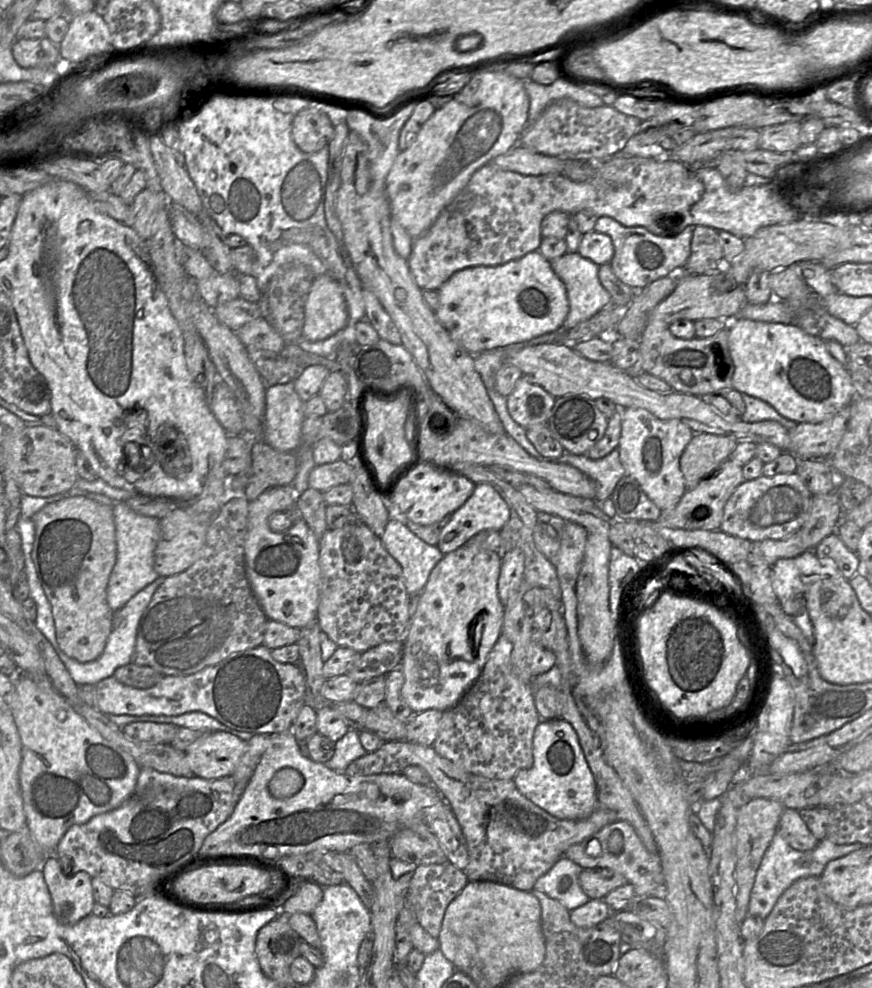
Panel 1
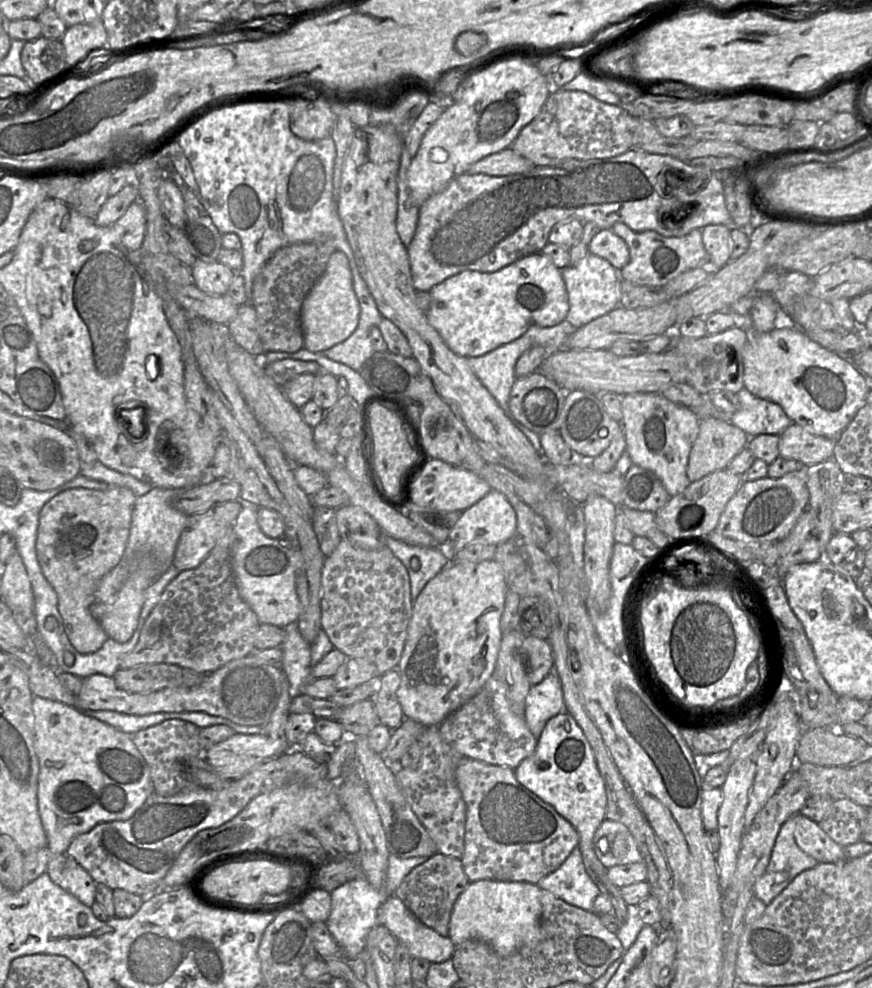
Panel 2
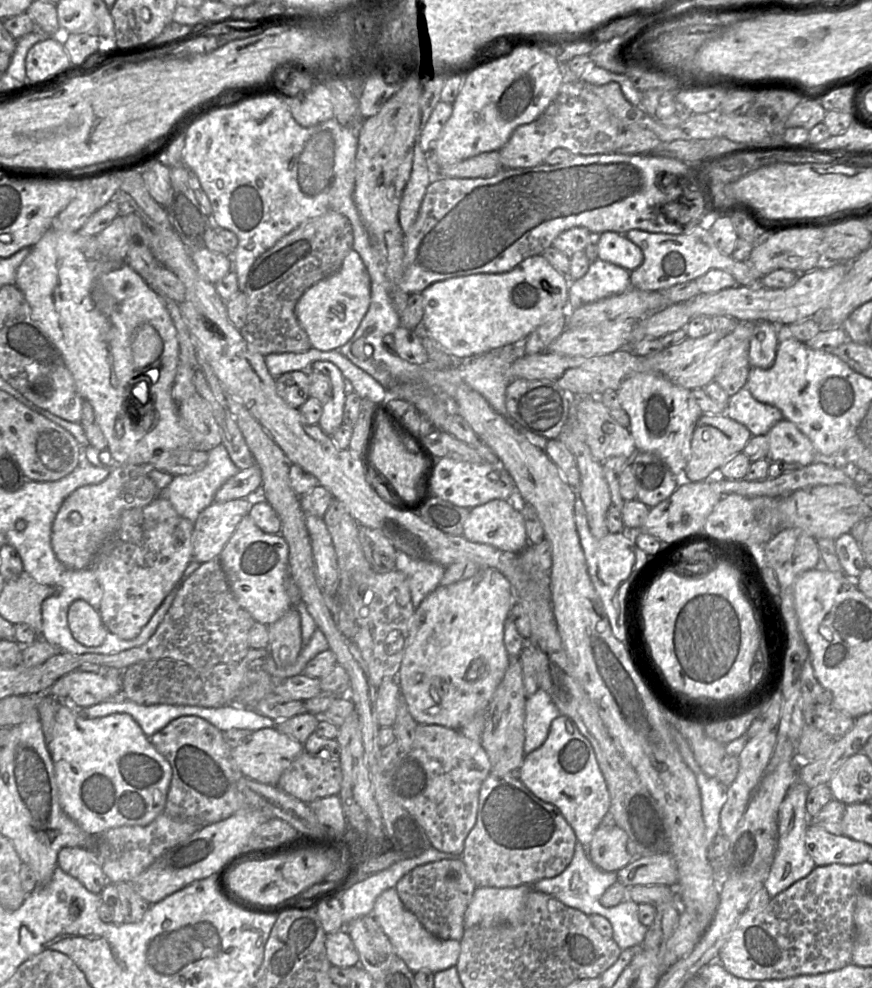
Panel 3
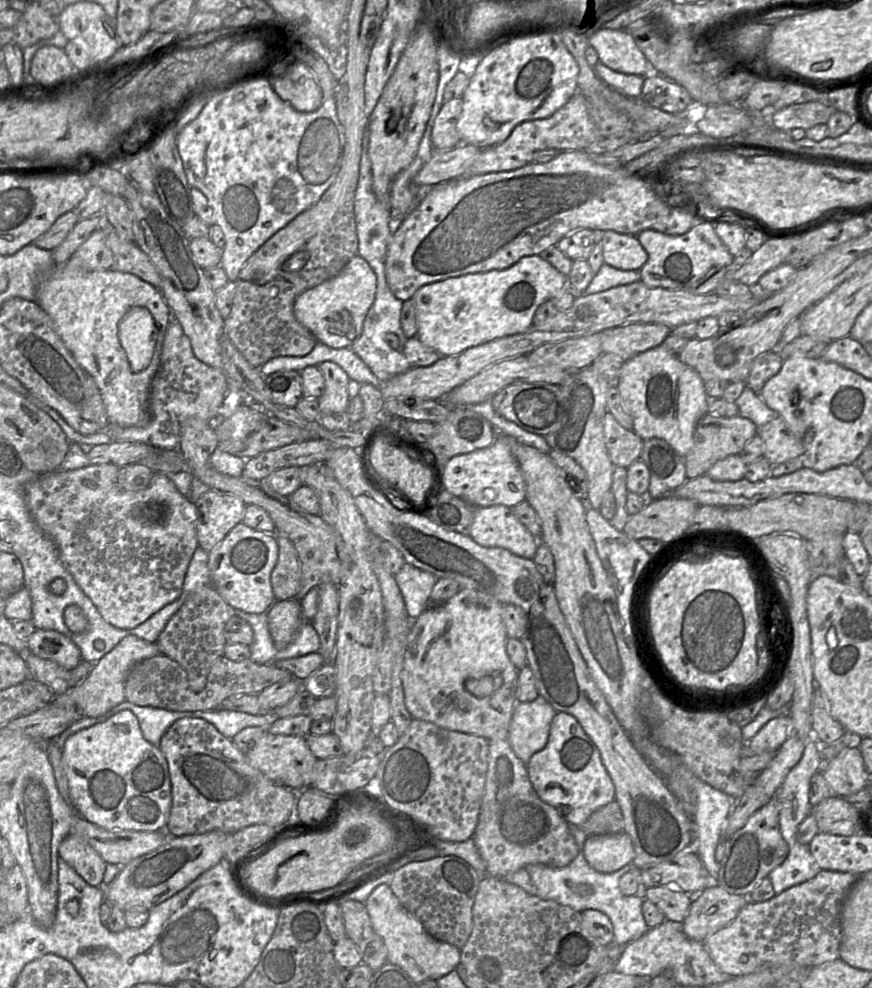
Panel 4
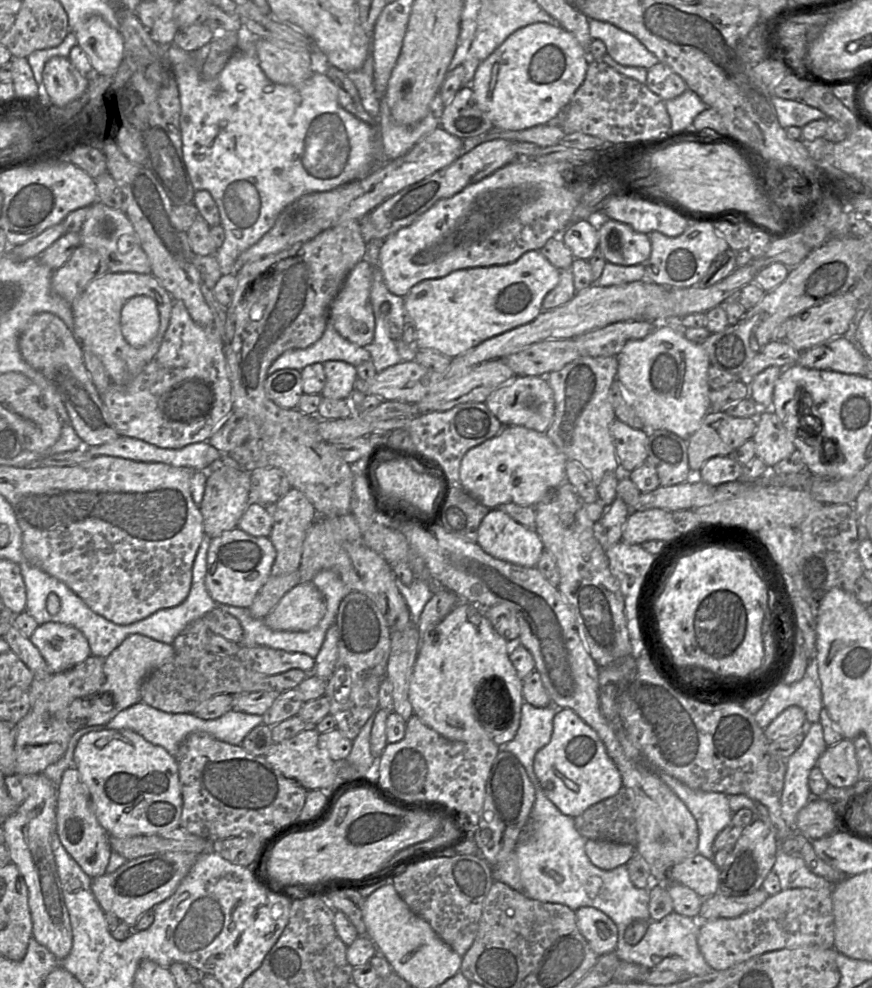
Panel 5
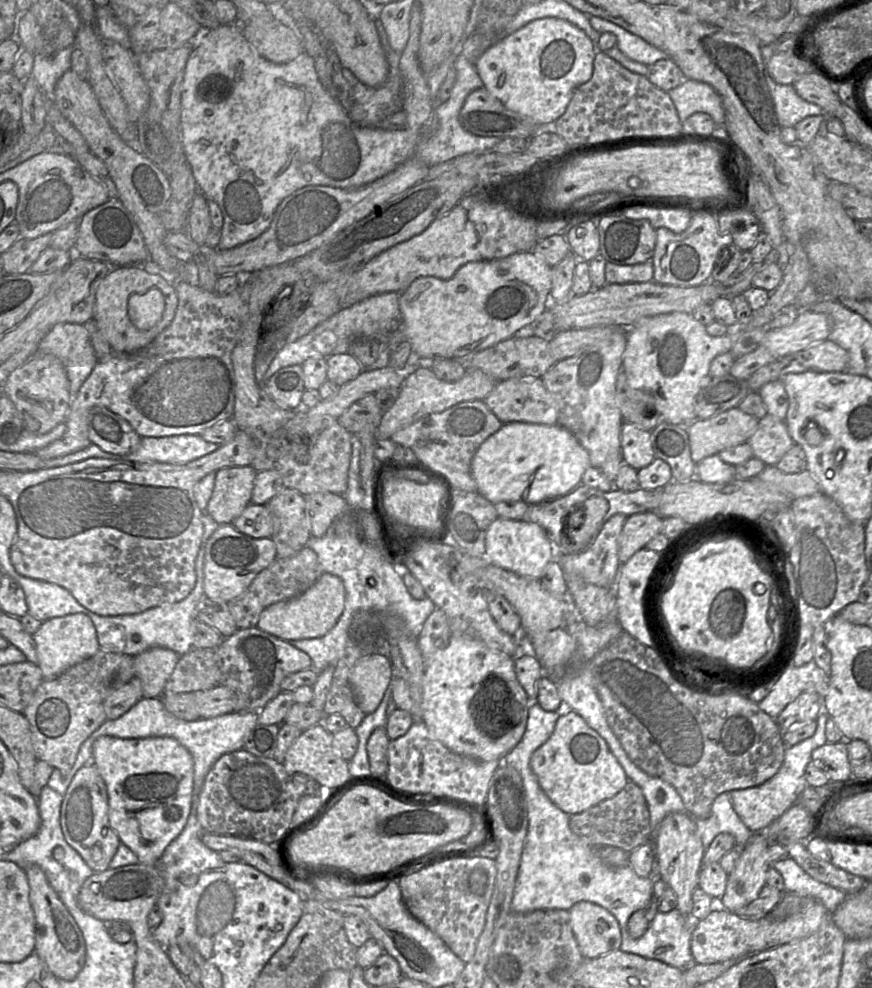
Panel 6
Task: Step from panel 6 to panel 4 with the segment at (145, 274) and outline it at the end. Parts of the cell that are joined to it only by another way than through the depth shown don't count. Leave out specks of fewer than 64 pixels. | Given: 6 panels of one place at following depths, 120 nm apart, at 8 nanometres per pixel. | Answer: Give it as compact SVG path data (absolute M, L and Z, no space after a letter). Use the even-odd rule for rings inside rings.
M69 260L56 265L39 285L36 302L51 317L66 348L94 380L103 399L109 423L121 427L141 426L149 422L150 386L172 313L161 291L134 274L114 269L86 270ZM133 307L147 308L158 329L150 364L134 372L119 340L119 322Z

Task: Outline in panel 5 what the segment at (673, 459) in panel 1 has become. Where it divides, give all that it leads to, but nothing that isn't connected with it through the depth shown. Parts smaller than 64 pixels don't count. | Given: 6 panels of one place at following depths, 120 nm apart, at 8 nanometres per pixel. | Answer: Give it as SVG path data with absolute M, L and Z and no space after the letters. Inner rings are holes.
M656 325L654 331L646 338L628 341L616 357L617 381L620 382L621 394L642 420L644 424L642 431L647 433L647 431L666 430L688 440L710 411L708 369L711 364L702 345L687 340L682 326L672 328Z

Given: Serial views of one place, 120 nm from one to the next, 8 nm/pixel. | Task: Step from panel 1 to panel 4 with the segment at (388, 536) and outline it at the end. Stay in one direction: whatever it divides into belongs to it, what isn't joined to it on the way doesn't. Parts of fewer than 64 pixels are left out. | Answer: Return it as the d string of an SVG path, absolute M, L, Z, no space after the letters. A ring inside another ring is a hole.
M407 562L394 578L402 593L408 615L411 620L415 620L429 607L430 595L438 578Z

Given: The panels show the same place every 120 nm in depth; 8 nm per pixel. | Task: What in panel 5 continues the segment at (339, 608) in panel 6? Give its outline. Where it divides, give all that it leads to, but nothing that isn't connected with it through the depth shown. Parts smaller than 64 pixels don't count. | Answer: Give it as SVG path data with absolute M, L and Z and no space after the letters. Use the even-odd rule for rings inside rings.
M311 581L288 591L263 620L273 630L308 631L321 621L325 612L323 595Z

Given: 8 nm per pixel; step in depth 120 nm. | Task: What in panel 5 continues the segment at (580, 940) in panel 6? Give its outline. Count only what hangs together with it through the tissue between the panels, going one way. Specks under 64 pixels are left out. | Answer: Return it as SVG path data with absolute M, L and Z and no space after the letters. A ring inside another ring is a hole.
M593 907L575 911L579 931L599 956L613 952L618 944L616 924L603 912Z

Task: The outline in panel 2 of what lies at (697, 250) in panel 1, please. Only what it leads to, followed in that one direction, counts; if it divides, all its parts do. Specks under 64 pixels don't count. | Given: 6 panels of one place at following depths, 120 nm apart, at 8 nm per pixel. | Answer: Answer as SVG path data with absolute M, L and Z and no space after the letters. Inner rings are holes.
M711 224L701 229L703 245L714 268L721 269L730 261L730 227L733 226Z

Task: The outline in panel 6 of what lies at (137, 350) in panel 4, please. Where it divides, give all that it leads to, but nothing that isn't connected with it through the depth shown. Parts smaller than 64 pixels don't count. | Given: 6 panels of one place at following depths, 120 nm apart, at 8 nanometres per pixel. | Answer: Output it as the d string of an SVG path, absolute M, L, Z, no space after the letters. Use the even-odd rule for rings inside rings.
M156 288L134 293L128 299L129 319L139 330L144 331L154 327L161 319L163 311L164 297Z

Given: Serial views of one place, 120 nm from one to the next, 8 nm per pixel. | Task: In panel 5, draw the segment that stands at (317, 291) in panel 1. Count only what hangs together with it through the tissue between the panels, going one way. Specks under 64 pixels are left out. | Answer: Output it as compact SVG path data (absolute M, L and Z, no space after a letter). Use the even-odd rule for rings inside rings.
M365 259L358 262L348 273L340 291L329 308L329 322L348 341L367 346L374 338L375 319L370 303L373 268Z

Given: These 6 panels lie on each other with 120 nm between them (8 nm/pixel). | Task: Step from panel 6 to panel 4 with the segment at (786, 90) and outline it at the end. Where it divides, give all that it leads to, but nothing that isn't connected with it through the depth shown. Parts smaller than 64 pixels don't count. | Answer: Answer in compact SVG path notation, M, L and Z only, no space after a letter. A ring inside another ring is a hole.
M818 101L792 104L772 113L770 124L782 131L795 128L807 130L818 124L826 124L834 112L833 107Z

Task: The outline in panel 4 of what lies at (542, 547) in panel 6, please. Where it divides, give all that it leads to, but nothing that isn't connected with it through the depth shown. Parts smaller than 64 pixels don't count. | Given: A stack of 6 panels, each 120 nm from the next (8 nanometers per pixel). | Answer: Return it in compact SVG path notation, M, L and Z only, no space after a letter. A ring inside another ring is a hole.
M505 505L477 508L470 537L483 547L500 547L532 559L539 545L527 528Z

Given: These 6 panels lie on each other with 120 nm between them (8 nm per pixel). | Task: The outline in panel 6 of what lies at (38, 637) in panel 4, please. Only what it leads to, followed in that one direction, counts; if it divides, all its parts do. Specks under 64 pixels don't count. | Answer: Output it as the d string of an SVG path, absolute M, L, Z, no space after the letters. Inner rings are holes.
M83 613L55 617L42 622L33 635L38 654L38 667L43 679L53 679L70 667L94 656L99 650L97 632L92 620Z

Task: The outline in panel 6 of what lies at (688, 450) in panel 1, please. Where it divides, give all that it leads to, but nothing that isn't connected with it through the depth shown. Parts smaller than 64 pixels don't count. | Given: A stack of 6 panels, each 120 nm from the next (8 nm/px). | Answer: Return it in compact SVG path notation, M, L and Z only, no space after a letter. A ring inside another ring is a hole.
M732 408L708 419L695 419L686 425L691 458L695 464L711 455L748 441L758 421Z

